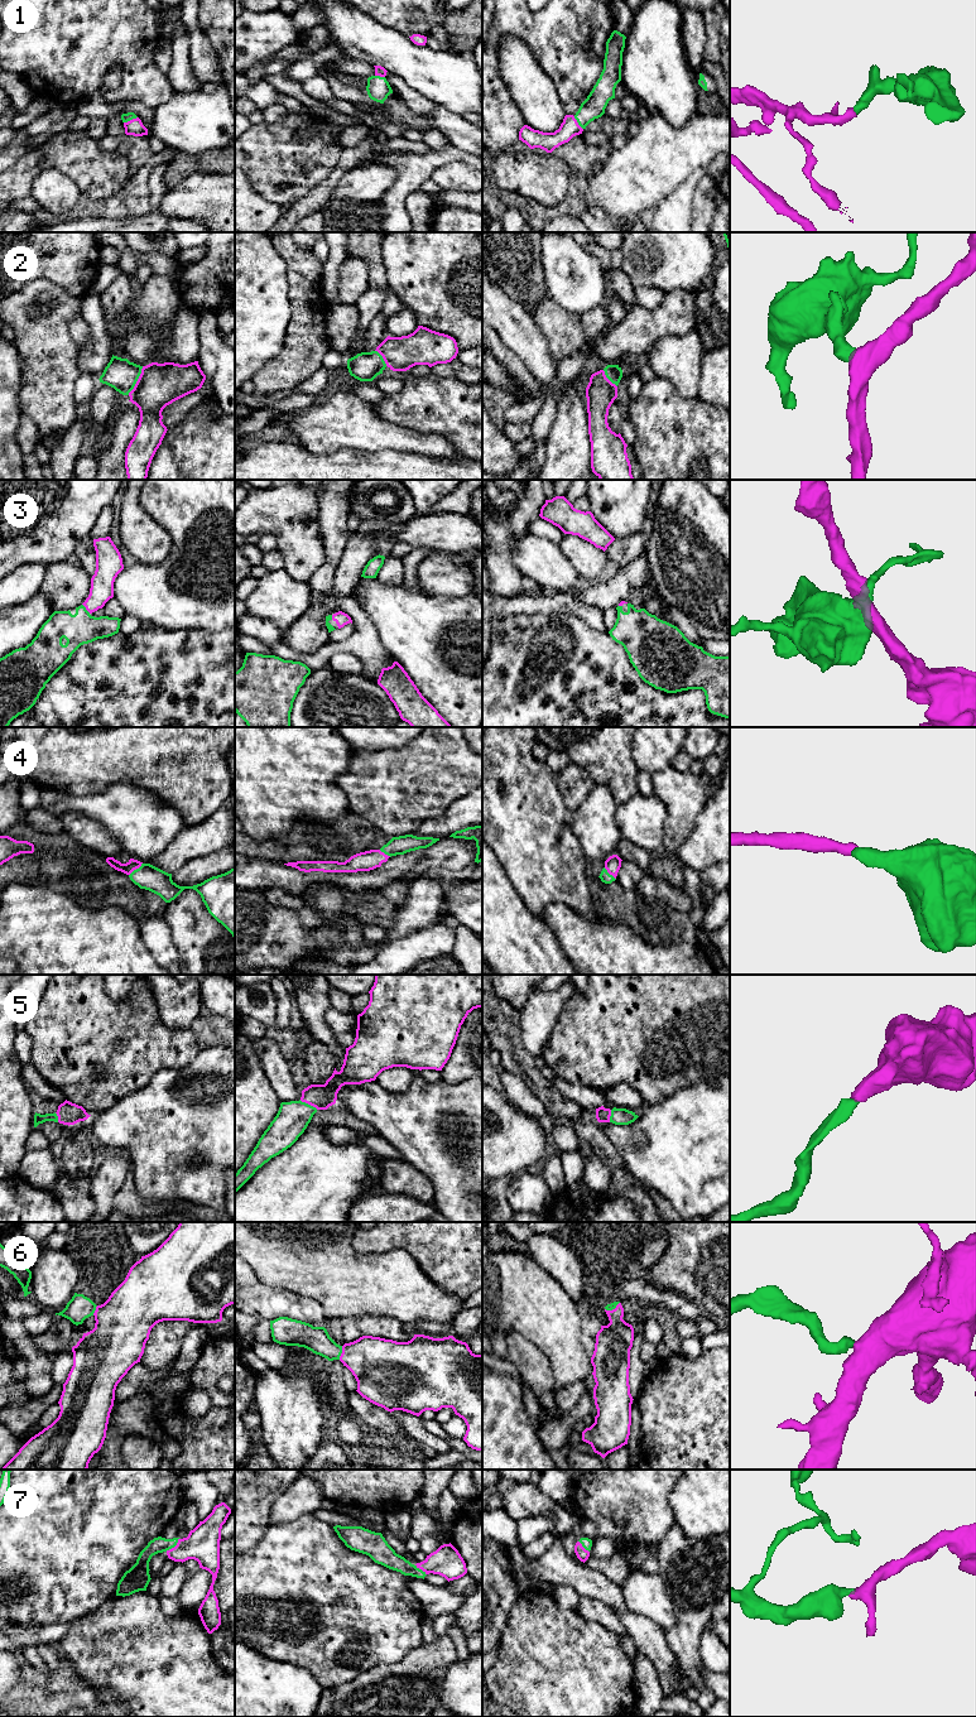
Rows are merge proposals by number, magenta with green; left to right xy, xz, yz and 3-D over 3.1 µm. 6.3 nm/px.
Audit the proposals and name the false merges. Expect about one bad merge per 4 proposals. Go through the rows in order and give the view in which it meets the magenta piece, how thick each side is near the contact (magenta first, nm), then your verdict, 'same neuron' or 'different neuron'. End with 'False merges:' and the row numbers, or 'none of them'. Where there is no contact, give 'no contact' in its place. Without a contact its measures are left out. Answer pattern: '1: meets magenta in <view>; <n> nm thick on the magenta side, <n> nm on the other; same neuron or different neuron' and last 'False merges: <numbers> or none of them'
1: meets magenta in xy; 100 nm thick on the magenta side, 60 nm on the other; same neuron
2: meets magenta in xy; 280 nm thick on the magenta side, 200 nm on the other; same neuron
3: meets magenta in xy; 150 nm thick on the magenta side, 200 nm on the other; same neuron
4: meets magenta in xy; 70 nm thick on the magenta side, 160 nm on the other; same neuron
5: meets magenta in xz; 160 nm thick on the magenta side, 200 nm on the other; same neuron
6: meets magenta in xz; 340 nm thick on the magenta side, 160 nm on the other; same neuron
7: meets magenta in xy; 220 nm thick on the magenta side, 100 nm on the other; same neuron
False merges: none of them

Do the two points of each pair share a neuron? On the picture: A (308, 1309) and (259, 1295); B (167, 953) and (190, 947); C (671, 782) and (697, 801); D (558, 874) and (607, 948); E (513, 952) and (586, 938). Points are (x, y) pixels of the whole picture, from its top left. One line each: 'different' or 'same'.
A: same
B: different
C: same
D: different
E: different

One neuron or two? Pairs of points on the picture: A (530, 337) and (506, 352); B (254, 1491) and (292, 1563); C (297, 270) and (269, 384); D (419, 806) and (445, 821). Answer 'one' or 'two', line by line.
A: two
B: two
C: one
D: two

